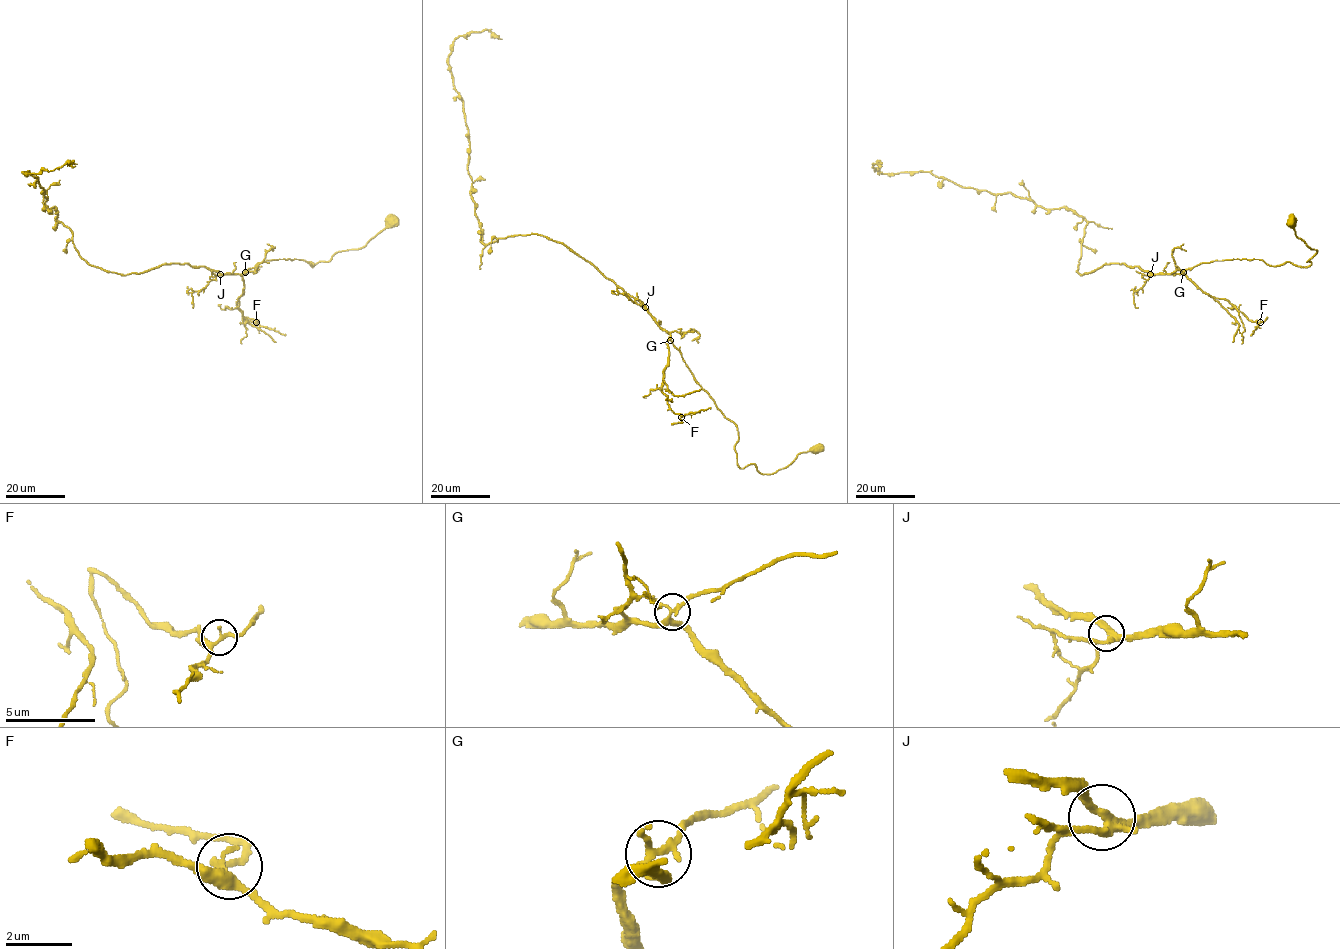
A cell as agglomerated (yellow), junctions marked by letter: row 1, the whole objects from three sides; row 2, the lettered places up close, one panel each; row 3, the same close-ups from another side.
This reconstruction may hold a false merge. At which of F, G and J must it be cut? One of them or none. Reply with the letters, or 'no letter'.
no letter

